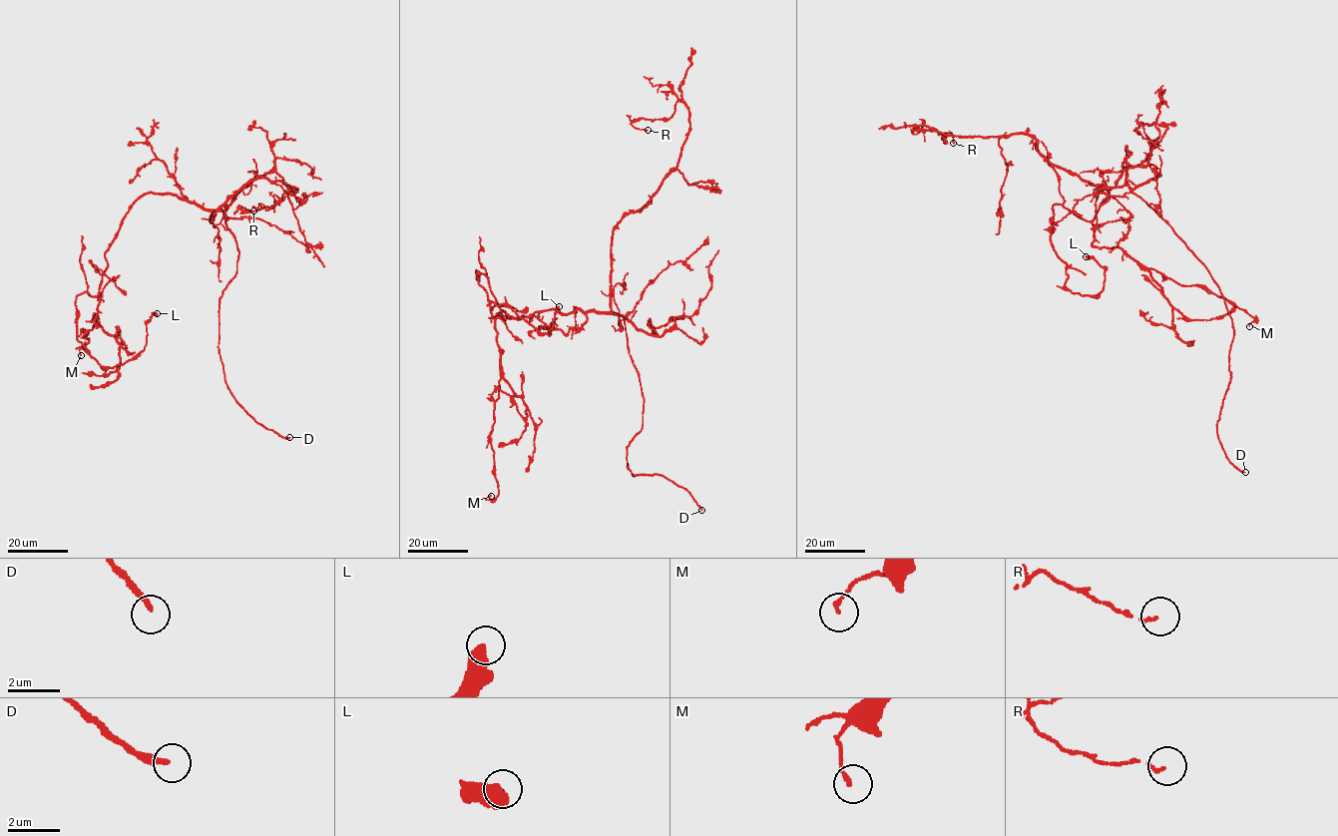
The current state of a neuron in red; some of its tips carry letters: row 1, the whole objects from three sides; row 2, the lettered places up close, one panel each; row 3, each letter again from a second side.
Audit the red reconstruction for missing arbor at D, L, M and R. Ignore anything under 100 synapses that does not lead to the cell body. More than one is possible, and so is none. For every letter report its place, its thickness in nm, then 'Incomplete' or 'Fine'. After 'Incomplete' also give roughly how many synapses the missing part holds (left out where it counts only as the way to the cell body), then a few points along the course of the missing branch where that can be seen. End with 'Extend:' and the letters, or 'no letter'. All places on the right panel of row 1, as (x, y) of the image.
D: Place: (1245, 472). Thickness 220 nm. Incomplete
L: Place: (1086, 256). Thickness 480 nm. Fine
M: Place: (1249, 326). Thickness 140 nm. Fine
R: Place: (953, 143). Thickness 100 nm. Fine
Extend: D

